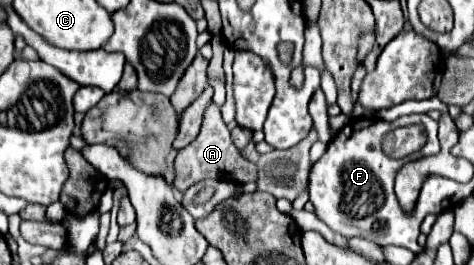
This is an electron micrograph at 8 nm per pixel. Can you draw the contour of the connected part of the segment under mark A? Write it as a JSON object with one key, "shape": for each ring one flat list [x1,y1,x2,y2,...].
{"shape":[[211,100,205,108,203,114,203,126,199,136,195,138,195,142,191,142,189,146,185,146,183,150,177,152,175,158,175,188,185,192,189,186,197,184,199,180,205,178,221,178,225,176,225,180,229,182,239,182,239,184,247,184,257,180,257,166,253,166,253,162,249,162,247,158,241,156,241,152,235,148,231,134,227,130,227,126,221,120,221,112,217,108,217,104]]}

